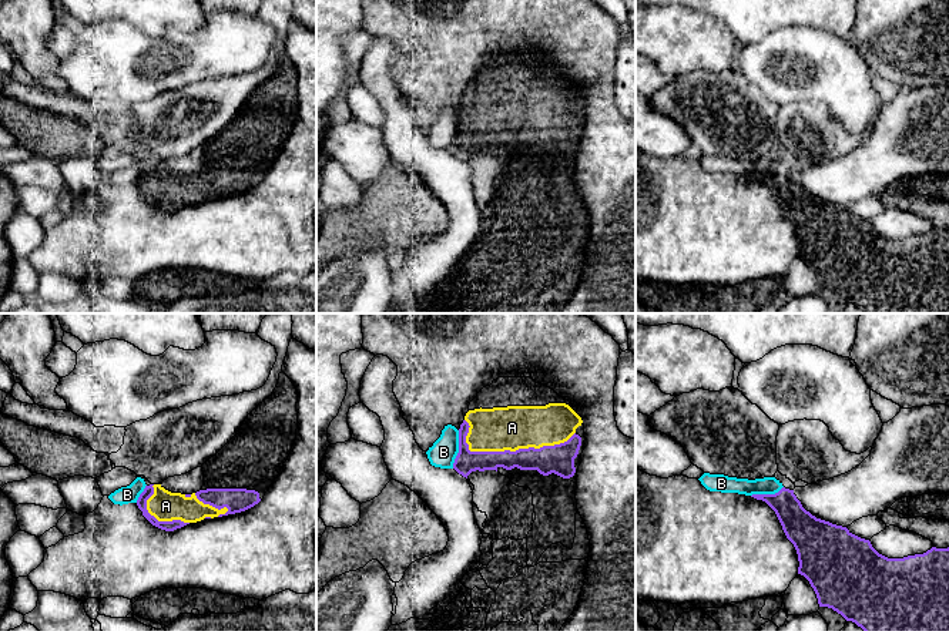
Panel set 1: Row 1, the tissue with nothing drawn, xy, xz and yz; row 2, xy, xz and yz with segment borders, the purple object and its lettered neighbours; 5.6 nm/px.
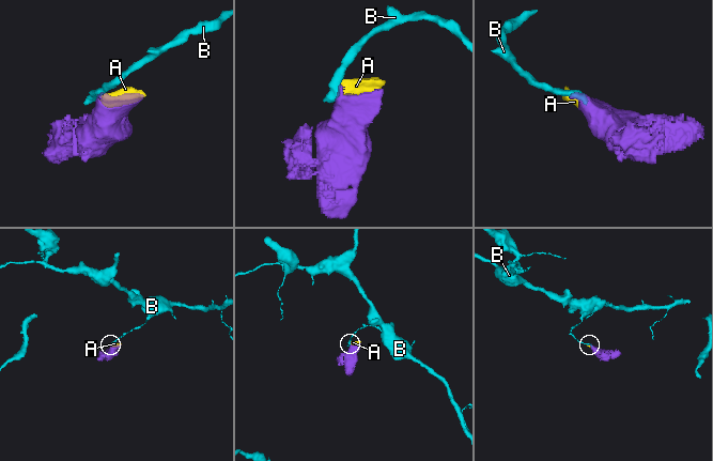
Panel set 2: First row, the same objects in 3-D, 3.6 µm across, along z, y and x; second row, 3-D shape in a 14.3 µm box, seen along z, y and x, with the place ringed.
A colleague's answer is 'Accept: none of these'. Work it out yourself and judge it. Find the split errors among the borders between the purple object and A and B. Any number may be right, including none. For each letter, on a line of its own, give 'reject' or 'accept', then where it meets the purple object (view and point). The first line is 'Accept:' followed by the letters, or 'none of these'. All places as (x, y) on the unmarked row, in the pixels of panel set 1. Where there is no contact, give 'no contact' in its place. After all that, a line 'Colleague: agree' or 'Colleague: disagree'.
Accept: A
A: accept; contact xz (507, 131)
B: reject; contact xz (459, 130)
Colleague: disagree

